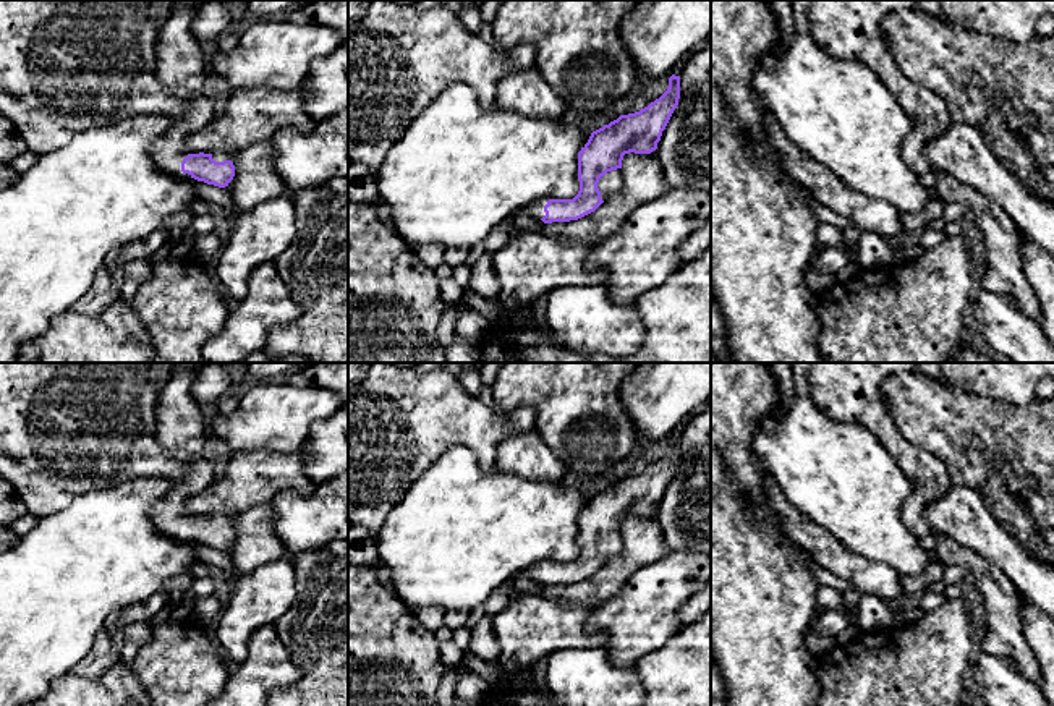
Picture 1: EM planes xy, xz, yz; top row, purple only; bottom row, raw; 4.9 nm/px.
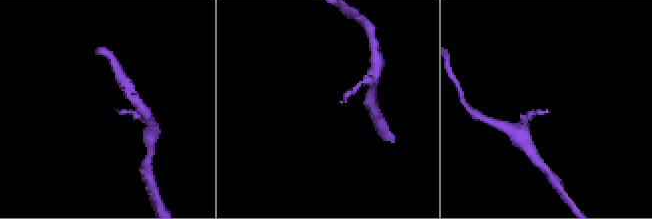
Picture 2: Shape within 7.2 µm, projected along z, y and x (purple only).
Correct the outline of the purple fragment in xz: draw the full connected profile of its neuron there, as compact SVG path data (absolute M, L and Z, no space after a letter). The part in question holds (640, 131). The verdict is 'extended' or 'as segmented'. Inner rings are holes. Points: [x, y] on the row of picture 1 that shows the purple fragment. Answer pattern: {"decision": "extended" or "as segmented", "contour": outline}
{"decision": "extended", "contour": "M672 74L667 91L659 99L591 133L578 152L580 191L573 199L542 199L523 211L544 223L578 220L594 212L622 186L623 155L651 154L657 149L678 99L680 76Z"}

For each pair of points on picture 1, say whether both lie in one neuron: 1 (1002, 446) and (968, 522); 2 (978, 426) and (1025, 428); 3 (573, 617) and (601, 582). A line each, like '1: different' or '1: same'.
1: different
2: same
3: different

